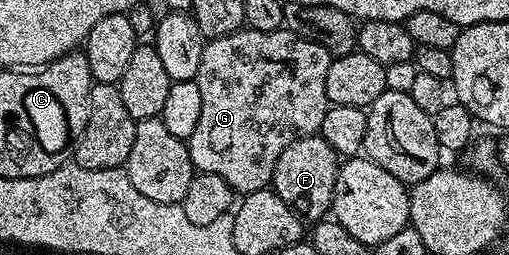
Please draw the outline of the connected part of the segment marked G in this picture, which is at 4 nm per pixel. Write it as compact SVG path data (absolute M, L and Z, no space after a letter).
M244 28L229 36L210 39L203 47L201 68L197 68L197 76L193 79L197 88L201 88L201 120L197 120L197 128L193 131L193 136L186 139L187 151L196 171L201 174L221 176L221 180L225 180L225 184L229 184L239 196L268 189L271 186L271 177L277 168L277 160L281 156L281 152L285 152L285 148L289 148L289 144L293 144L299 138L318 135L321 120L325 120L325 112L329 105L325 92L325 76L329 72L332 57L329 51L321 48L321 44L313 44L313 40L305 40L301 35L289 32L285 28L273 32L257 32L250 28Z

